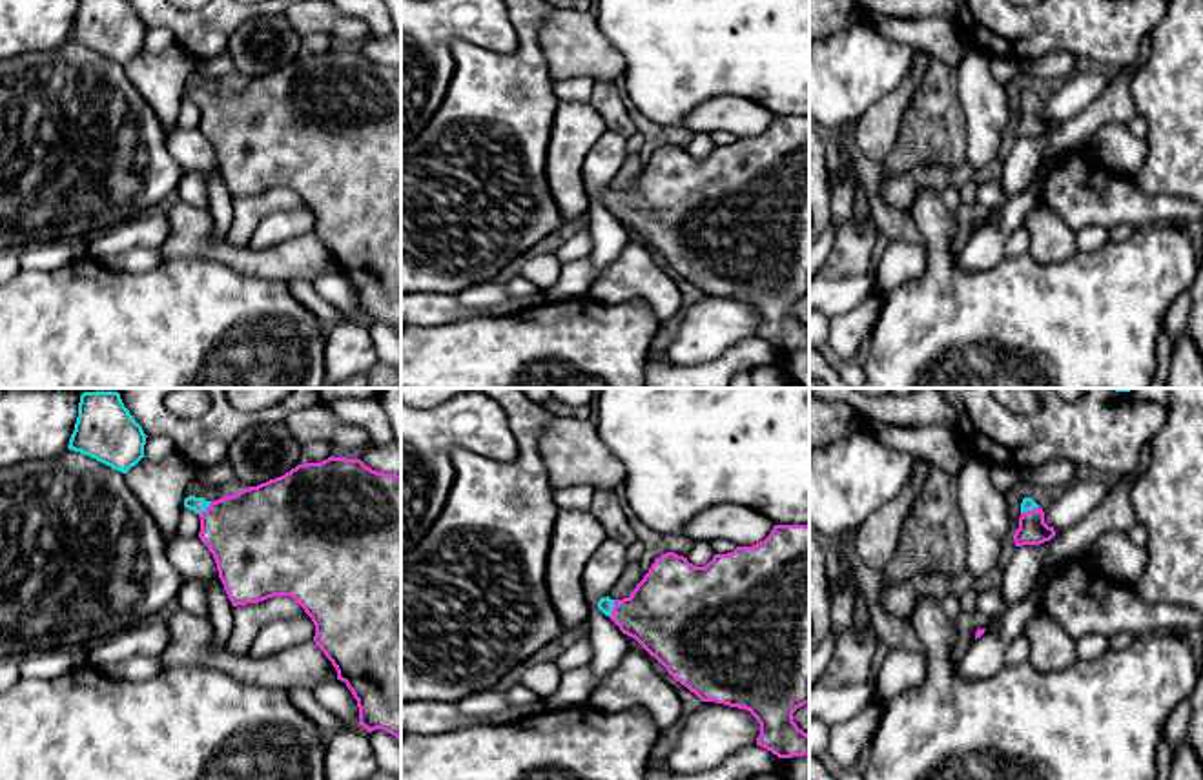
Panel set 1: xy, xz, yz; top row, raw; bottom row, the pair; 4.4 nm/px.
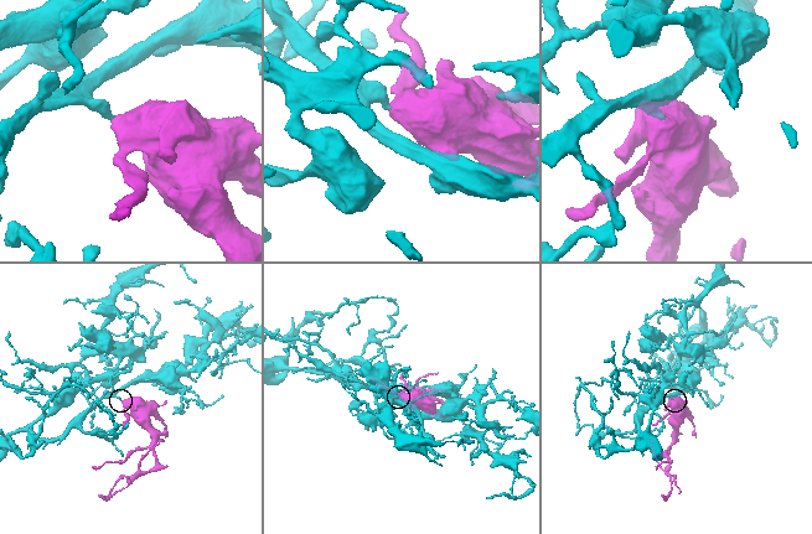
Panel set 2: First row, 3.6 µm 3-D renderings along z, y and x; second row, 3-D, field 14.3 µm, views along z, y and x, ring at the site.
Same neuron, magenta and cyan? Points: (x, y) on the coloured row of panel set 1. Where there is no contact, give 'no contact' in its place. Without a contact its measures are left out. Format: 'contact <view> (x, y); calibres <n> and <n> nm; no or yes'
contact xz (613, 609); calibres 380 and 70 nm; yes

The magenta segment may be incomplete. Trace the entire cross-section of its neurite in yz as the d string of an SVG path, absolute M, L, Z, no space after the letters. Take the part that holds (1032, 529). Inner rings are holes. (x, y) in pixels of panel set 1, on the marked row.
M1024 498L1021 503L1019 529L1013 534L1015 547L1041 545L1054 536L1055 530L1044 523L1043 508L1032 498Z

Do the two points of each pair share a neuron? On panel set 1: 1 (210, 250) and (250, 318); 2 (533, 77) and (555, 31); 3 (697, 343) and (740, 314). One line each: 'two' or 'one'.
1: two
2: two
3: one

